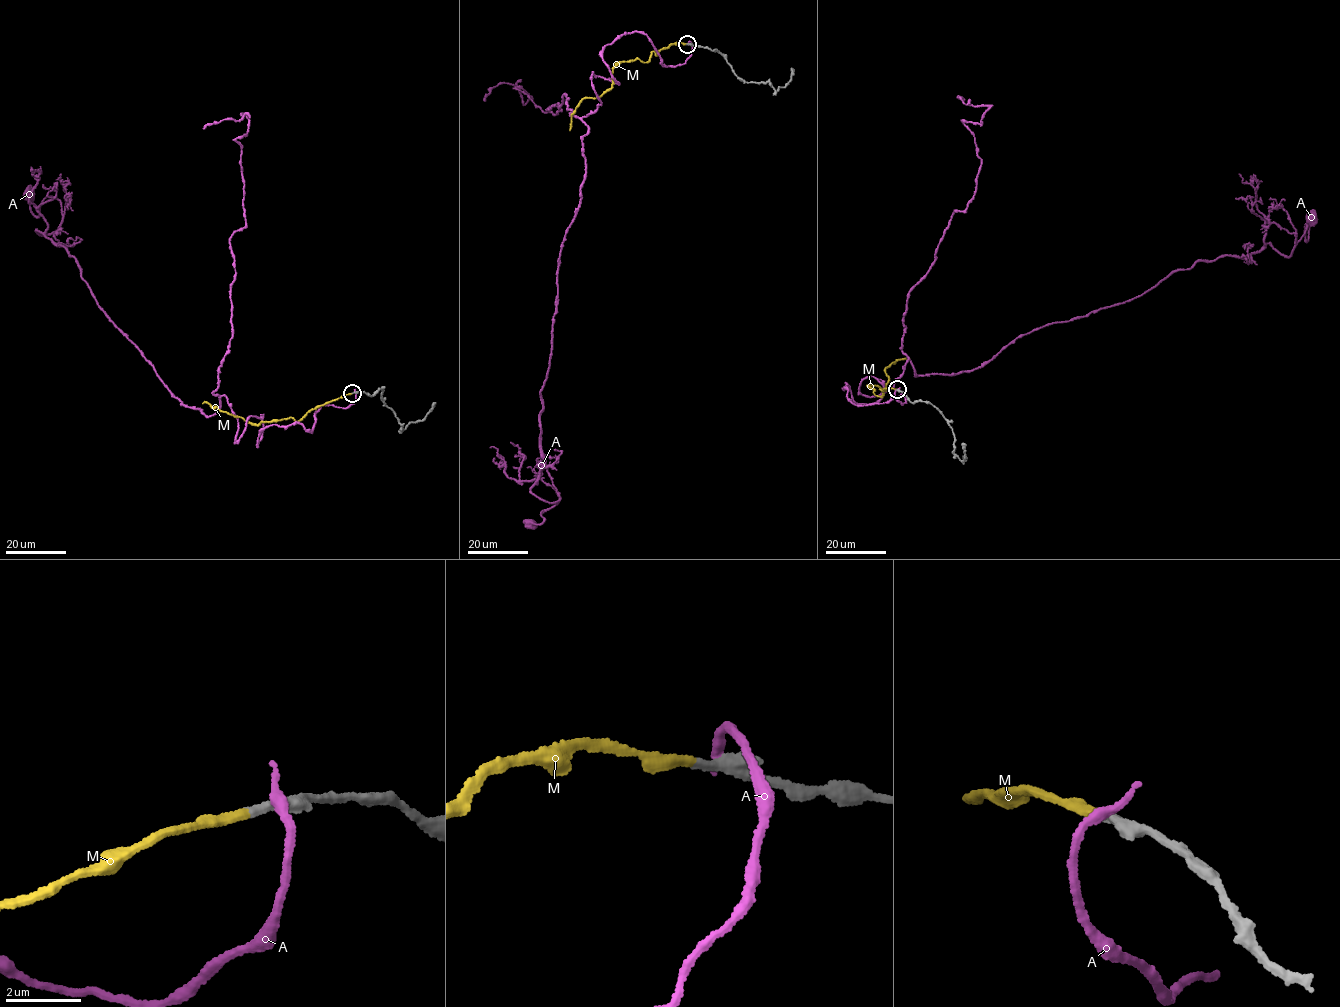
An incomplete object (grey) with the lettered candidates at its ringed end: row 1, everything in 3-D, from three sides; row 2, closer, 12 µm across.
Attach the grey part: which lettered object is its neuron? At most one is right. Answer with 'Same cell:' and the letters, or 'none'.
Same cell: M

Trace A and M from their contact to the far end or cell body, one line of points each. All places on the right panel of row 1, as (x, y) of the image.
A: (897, 390), (844, 387), (872, 404), (861, 381), (907, 357), (970, 371), (1197, 261), (1289, 257), (1311, 219)
M: (897, 390), (880, 389), (880, 396), (867, 385), (883, 388), (888, 378), (886, 368), (896, 361), (909, 360)

